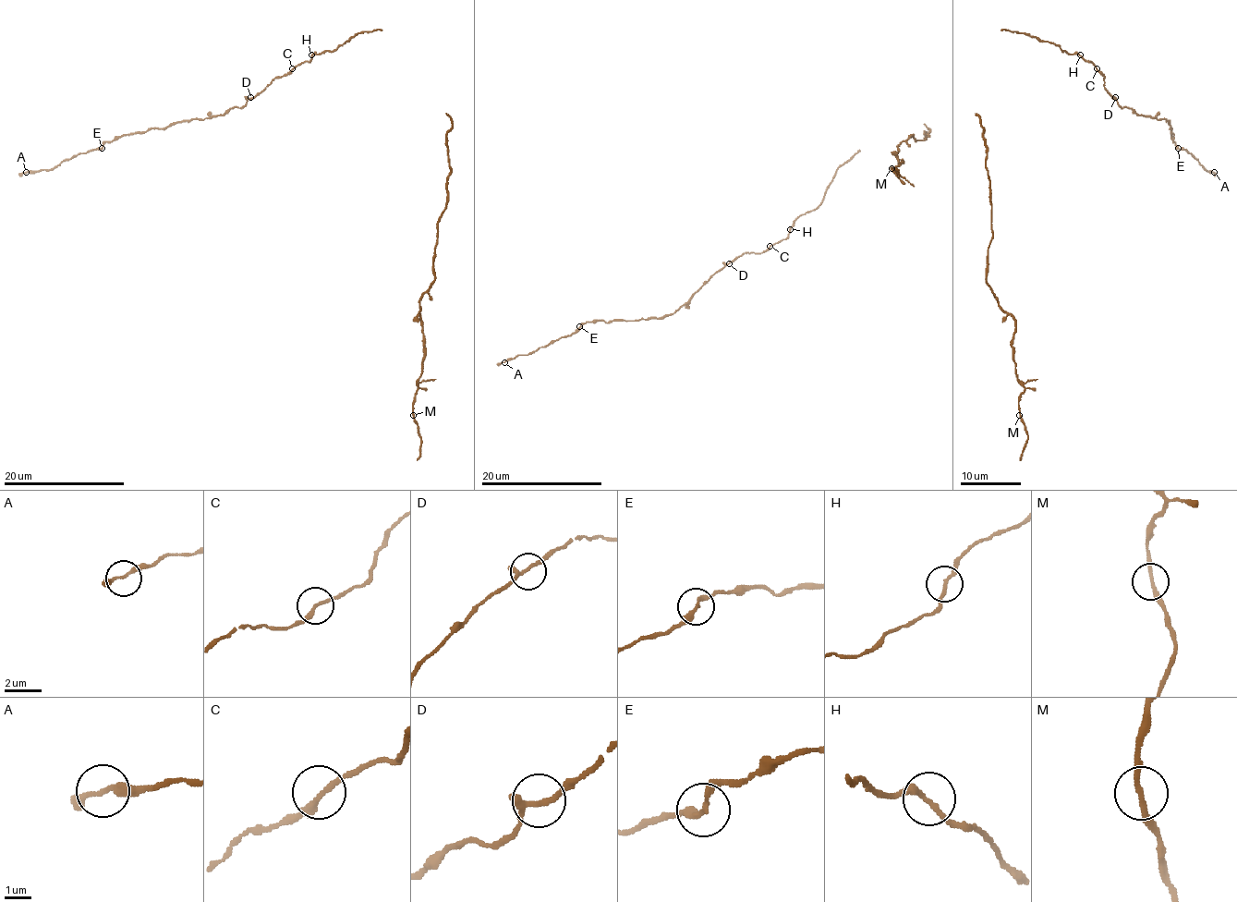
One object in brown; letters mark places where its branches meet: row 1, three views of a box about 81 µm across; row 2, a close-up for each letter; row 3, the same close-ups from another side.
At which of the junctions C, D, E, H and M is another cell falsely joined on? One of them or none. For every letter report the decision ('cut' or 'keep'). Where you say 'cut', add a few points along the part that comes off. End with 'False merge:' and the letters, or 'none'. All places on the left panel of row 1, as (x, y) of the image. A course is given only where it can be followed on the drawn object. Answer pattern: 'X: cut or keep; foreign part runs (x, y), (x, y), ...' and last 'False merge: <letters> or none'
C: keep
D: keep
E: keep
H: keep
M: keep
False merge: none

